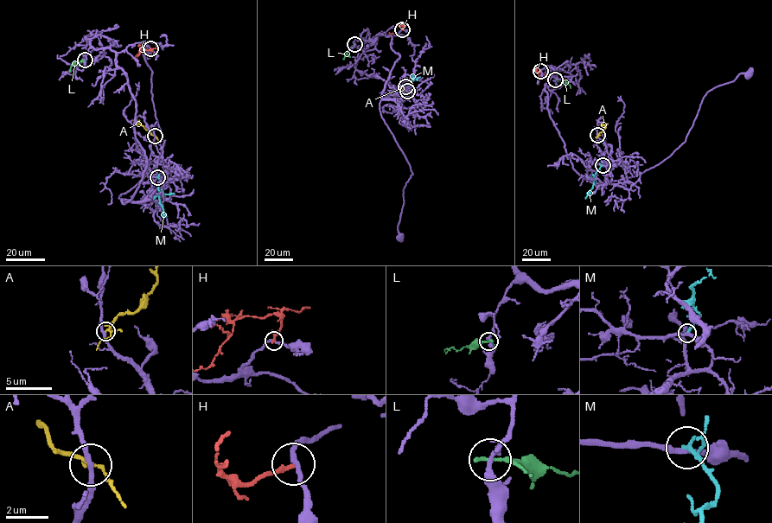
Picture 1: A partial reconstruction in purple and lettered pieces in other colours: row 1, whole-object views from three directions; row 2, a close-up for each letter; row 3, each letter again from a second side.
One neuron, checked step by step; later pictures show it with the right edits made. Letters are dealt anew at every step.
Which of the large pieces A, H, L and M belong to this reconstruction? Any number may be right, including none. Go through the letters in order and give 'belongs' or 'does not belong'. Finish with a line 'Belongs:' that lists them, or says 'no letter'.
A: belongs
H: does not belong
L: does not belong
M: does not belong
Belongs: A

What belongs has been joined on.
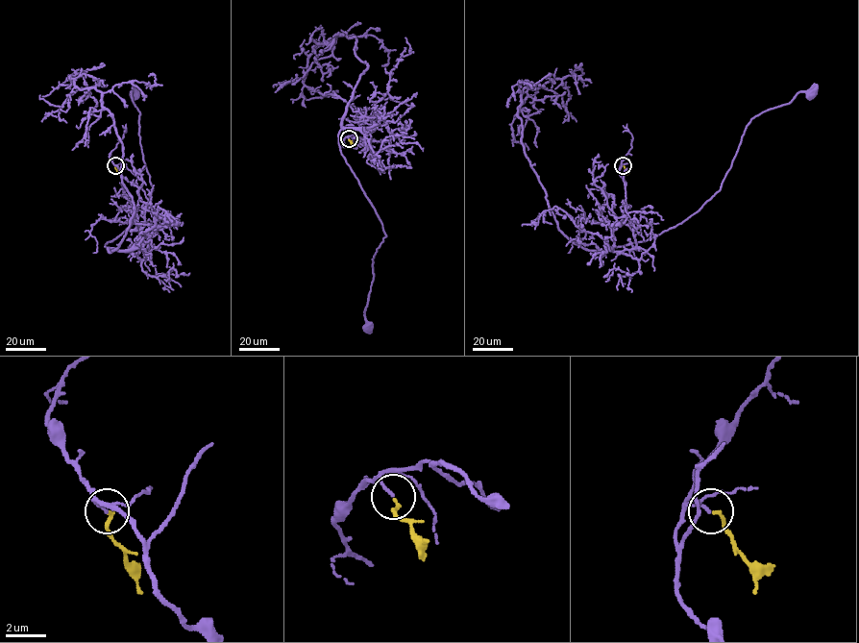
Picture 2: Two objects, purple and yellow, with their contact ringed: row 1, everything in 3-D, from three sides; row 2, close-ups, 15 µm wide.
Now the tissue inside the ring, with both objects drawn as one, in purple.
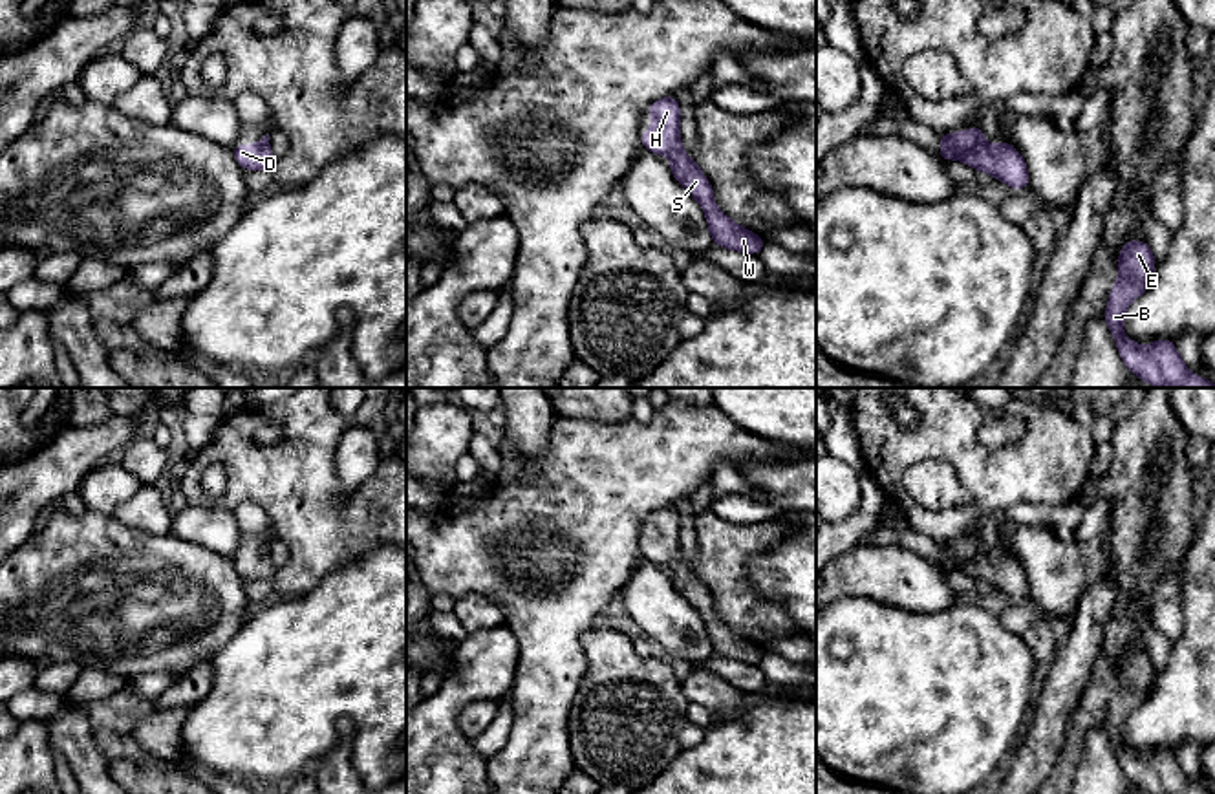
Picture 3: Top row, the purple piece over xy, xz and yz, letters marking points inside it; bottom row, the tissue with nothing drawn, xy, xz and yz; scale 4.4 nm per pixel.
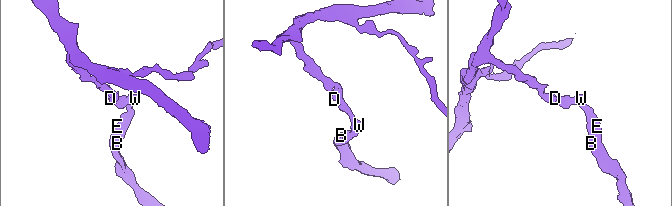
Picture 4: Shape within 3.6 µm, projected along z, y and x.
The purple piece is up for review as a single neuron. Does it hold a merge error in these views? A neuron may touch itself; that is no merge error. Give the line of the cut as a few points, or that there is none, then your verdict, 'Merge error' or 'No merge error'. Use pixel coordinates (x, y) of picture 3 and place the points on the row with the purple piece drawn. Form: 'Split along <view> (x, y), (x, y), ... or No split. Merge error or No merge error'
No split. No merge error

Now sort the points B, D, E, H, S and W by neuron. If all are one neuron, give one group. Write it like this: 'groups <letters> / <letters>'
groups B D E H S W

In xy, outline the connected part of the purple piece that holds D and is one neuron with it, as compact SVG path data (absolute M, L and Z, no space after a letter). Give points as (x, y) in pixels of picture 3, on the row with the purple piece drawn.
M265 134L258 145L236 145L232 154L240 168L247 170L260 168L271 172L276 163L274 156L271 154L269 134Z

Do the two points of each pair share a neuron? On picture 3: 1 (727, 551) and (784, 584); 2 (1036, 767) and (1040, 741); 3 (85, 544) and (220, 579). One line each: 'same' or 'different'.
1: different
2: same
3: same

